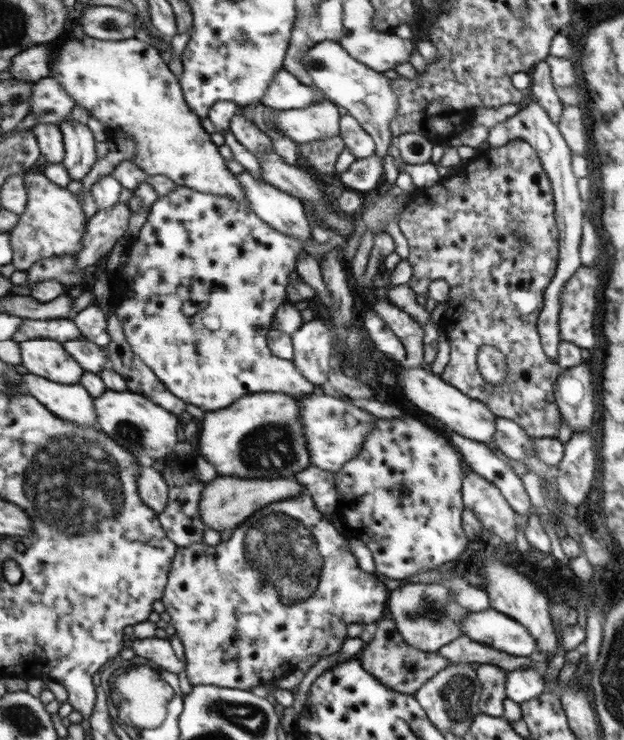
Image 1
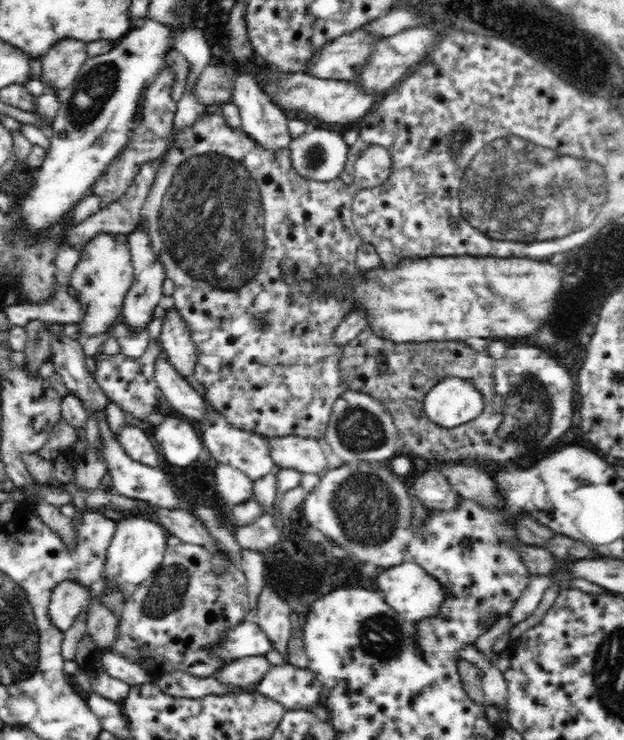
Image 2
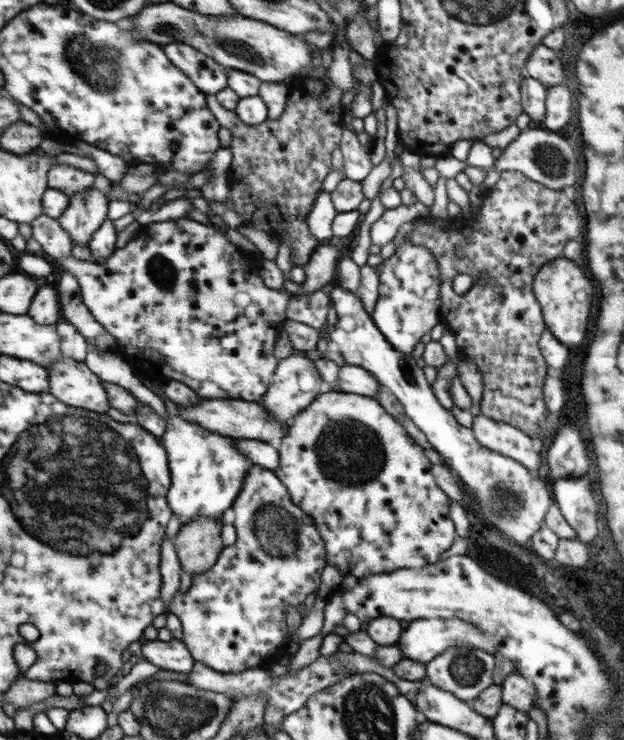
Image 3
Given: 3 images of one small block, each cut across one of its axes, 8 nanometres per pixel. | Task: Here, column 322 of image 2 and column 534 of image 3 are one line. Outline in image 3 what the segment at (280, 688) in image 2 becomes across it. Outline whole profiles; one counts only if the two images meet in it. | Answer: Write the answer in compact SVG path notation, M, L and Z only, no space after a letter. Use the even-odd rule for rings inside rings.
M518 672L509 674L502 681L501 688L503 689L503 704L525 713L535 706L535 684Z

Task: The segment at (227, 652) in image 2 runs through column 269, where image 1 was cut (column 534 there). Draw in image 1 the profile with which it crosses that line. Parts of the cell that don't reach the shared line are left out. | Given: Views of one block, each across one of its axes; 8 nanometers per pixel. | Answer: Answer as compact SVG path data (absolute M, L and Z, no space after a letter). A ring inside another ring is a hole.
M492 607L466 614L463 634L514 656L528 657L538 651L536 639L523 624Z

